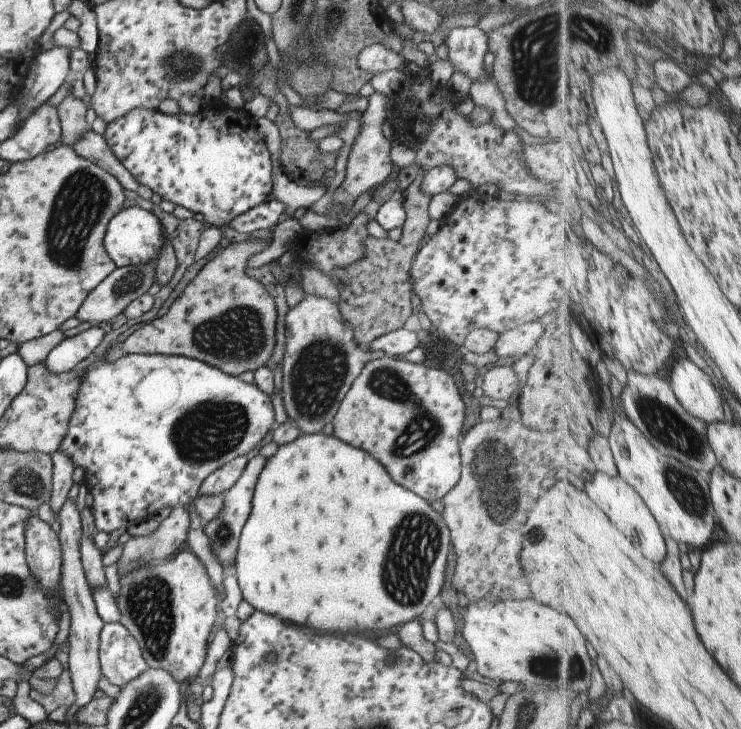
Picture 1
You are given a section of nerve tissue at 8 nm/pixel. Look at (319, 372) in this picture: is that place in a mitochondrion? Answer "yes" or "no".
yes

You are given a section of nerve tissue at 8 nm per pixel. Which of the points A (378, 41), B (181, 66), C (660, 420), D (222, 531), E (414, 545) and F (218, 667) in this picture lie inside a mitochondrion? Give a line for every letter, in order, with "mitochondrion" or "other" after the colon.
A: other
B: mitochondrion
C: mitochondrion
D: mitochondrion
E: mitochondrion
F: other

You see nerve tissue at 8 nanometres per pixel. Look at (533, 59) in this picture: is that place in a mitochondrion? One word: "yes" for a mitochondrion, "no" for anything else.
yes

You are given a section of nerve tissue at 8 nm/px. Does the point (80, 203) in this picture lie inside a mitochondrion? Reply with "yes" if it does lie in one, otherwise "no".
yes

